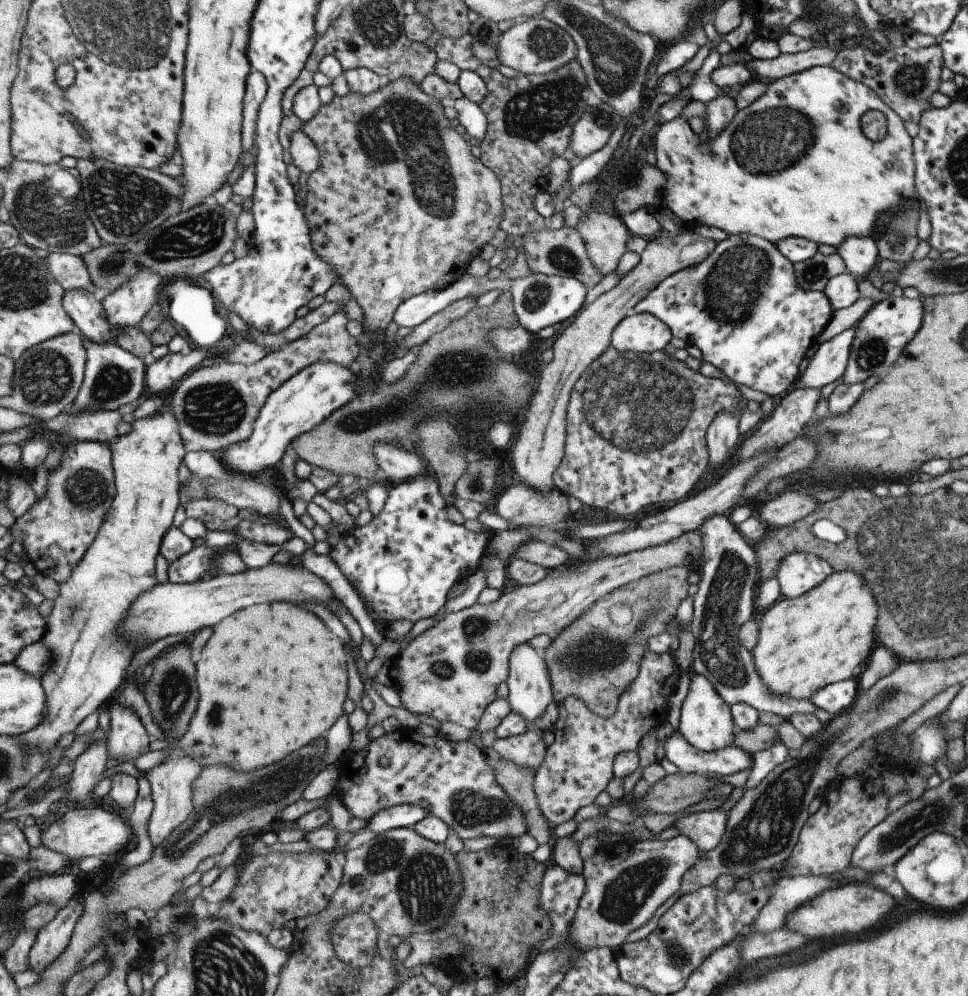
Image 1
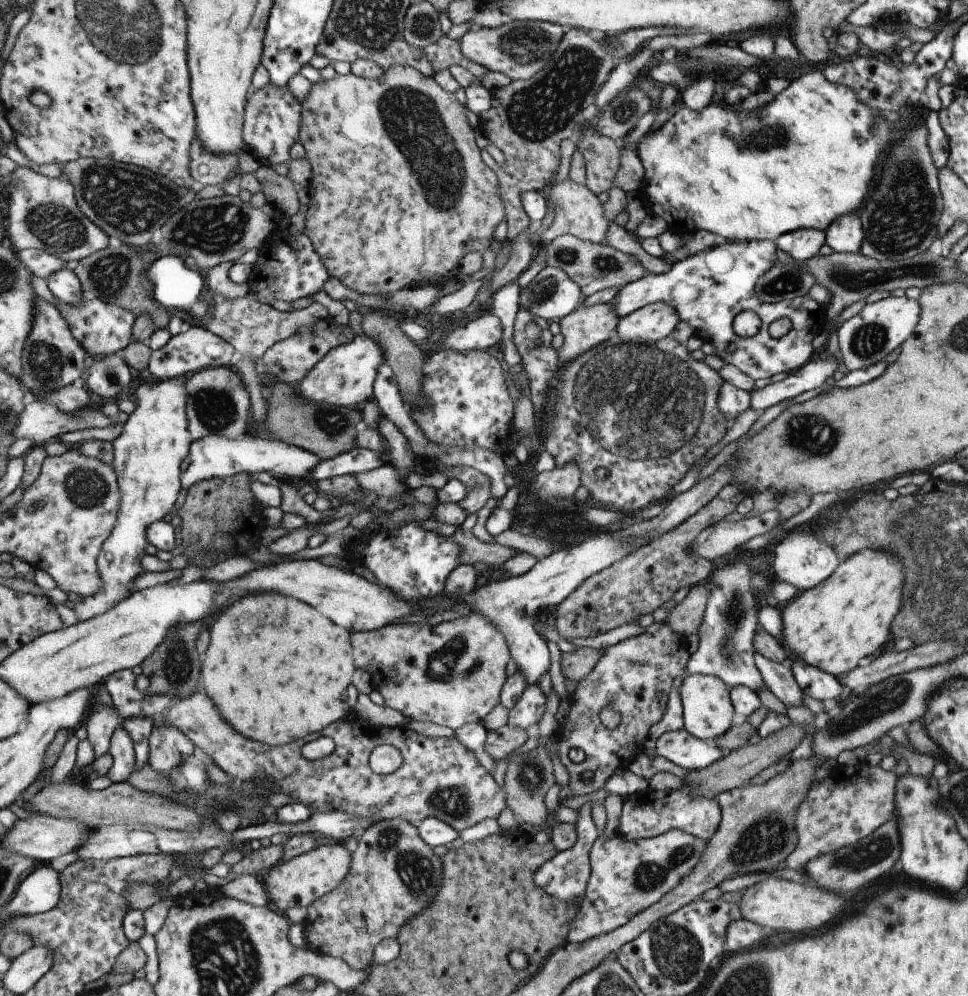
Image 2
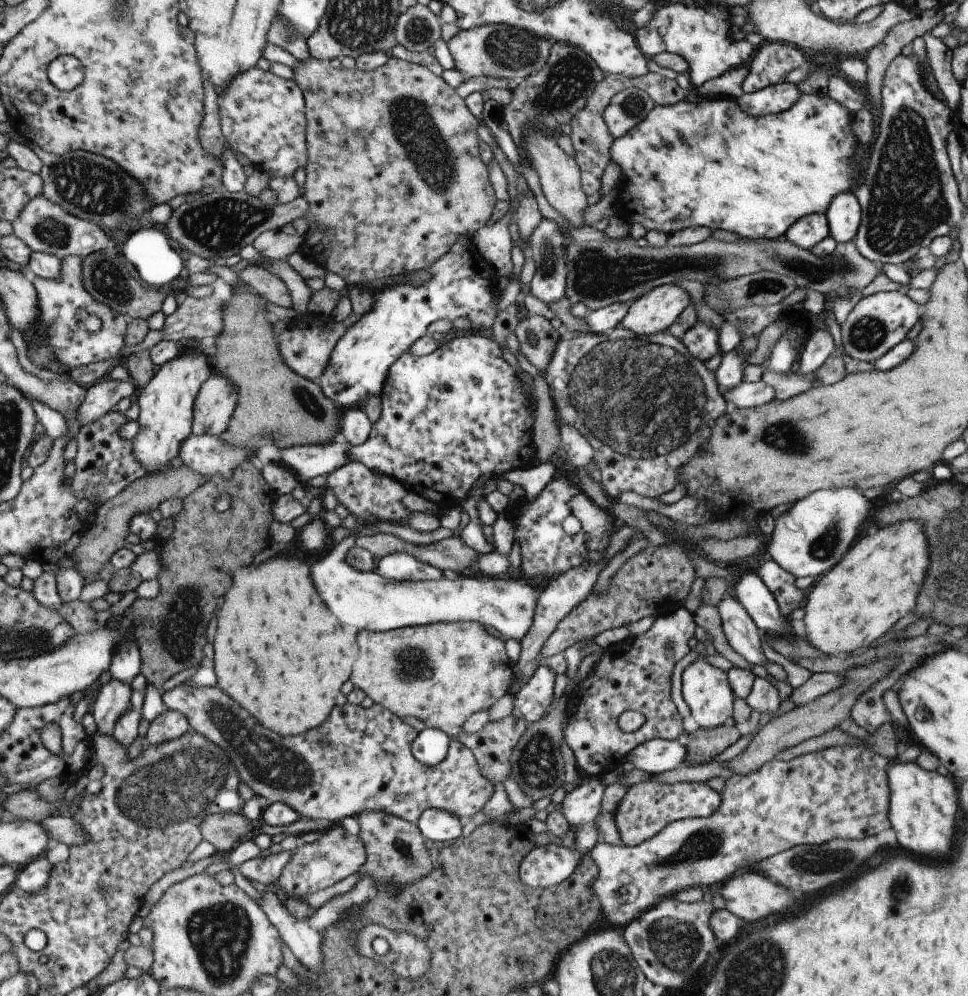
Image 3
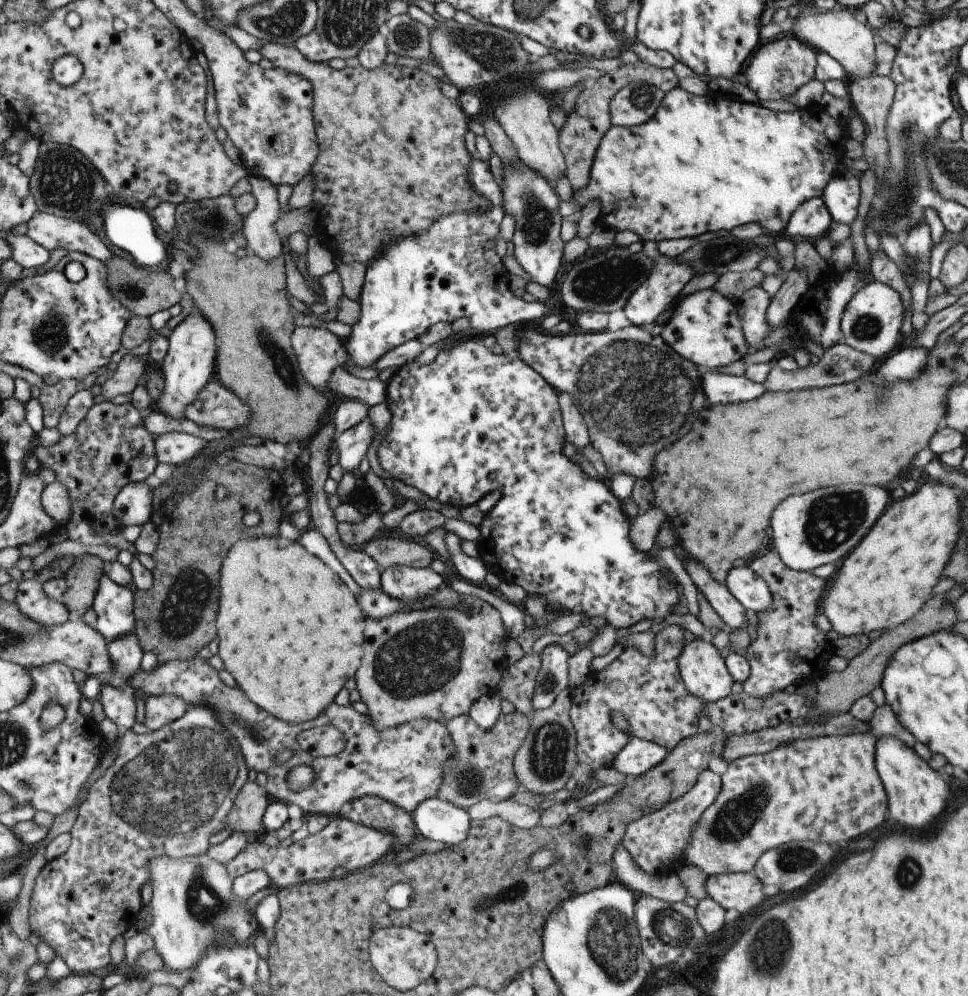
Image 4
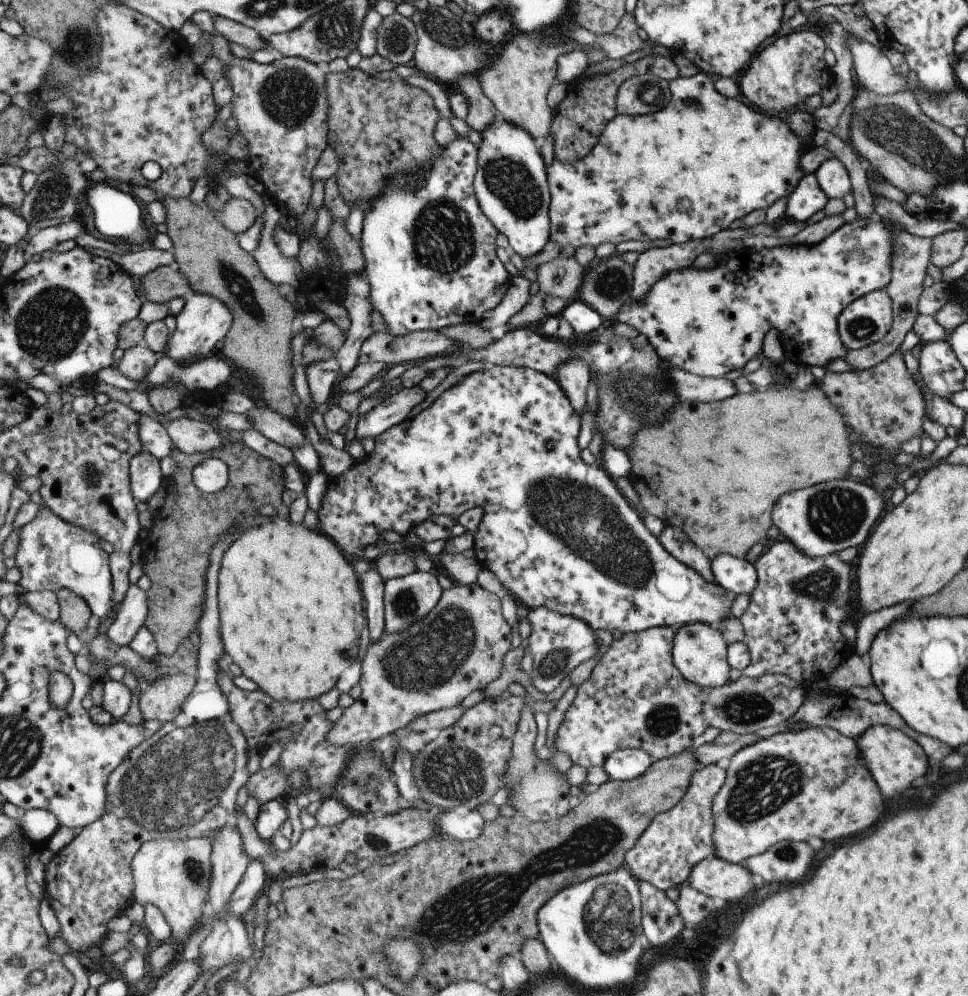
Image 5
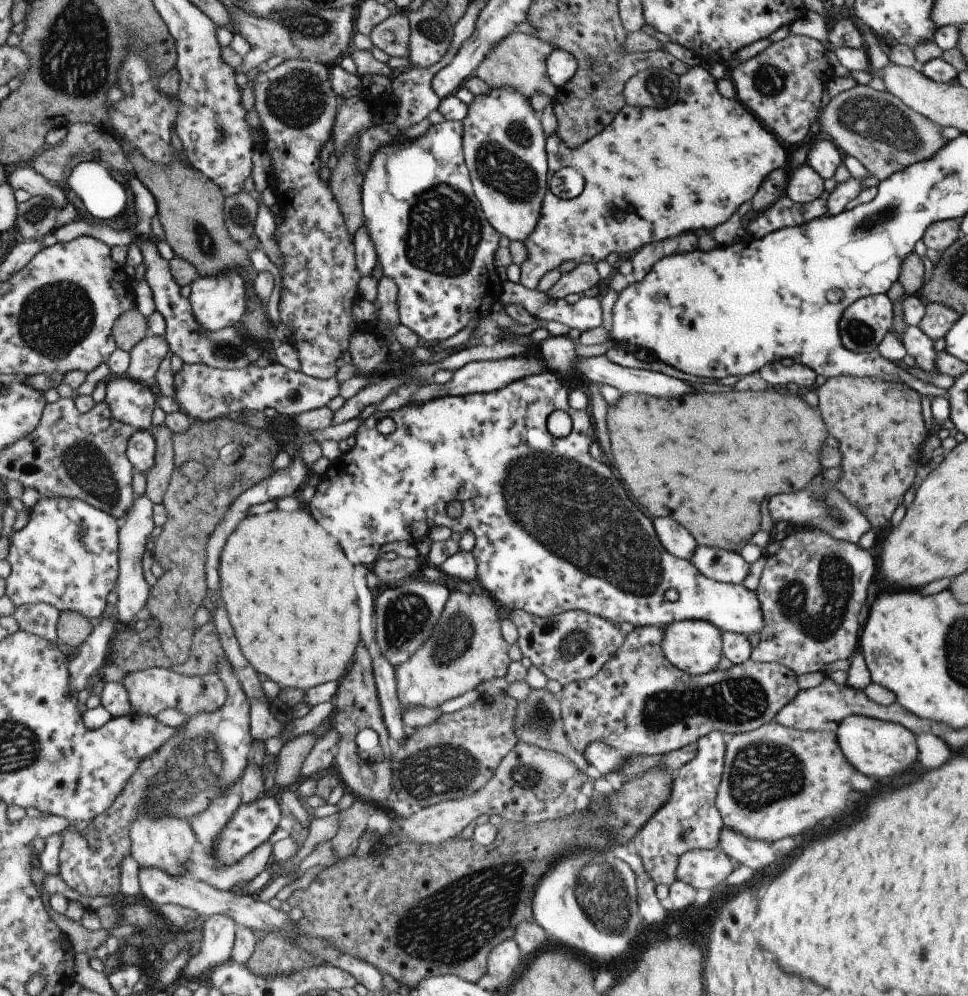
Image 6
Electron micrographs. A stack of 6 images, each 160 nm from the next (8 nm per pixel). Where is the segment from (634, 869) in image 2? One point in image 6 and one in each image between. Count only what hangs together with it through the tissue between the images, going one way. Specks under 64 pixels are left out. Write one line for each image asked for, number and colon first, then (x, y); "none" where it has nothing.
3: (839, 791)
4: (825, 789)
5: (830, 794)
6: (777, 781)

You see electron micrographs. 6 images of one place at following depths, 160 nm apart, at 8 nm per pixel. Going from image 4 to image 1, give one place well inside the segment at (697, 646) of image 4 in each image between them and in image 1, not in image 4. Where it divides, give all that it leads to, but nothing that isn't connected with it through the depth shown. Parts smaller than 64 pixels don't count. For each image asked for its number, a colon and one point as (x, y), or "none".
1: (705, 721)
2: (706, 707)
3: (705, 689)

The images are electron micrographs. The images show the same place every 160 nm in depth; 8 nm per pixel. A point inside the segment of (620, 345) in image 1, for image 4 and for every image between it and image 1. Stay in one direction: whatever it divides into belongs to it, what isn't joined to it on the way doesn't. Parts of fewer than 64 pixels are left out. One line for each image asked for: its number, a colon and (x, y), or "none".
2: (649, 324)
3: (655, 311)
4: (646, 305)

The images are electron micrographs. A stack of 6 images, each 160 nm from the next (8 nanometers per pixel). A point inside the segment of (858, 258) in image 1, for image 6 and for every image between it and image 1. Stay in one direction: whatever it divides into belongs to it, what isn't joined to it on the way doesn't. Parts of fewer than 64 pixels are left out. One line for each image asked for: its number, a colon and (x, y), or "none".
2: (845, 234)
3: (843, 214)
4: (840, 197)
5: (832, 178)
6: (822, 156)

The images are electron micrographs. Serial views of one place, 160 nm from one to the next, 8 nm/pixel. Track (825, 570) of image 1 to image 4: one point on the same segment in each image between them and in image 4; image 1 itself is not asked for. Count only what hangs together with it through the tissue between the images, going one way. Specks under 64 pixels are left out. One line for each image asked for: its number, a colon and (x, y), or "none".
2: (802, 559)
3: (809, 539)
4: (808, 531)

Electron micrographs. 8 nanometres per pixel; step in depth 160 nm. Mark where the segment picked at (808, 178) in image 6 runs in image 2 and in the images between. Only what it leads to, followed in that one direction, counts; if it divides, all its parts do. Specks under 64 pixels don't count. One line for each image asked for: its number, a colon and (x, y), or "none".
2: (800, 244)
3: (808, 231)
4: (810, 221)
5: (806, 198)

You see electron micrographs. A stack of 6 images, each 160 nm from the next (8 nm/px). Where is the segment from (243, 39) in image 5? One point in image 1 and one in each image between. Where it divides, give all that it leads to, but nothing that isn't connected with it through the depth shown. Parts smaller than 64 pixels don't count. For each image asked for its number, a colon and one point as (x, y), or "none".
1: (399, 206)
2: (399, 193)
3: (394, 177)
4: (392, 161)

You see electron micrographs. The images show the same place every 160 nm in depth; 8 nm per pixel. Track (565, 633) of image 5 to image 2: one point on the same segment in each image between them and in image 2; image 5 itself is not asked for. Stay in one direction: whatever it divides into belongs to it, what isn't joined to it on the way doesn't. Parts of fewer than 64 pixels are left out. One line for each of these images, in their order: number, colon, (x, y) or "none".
2: (529, 707)
3: (529, 704)
4: (551, 678)

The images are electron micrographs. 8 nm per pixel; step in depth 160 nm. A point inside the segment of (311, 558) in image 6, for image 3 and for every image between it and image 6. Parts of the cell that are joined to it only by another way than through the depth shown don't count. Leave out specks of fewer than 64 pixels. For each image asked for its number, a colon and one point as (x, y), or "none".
3: (280, 651)
4: (283, 609)
5: (291, 604)

